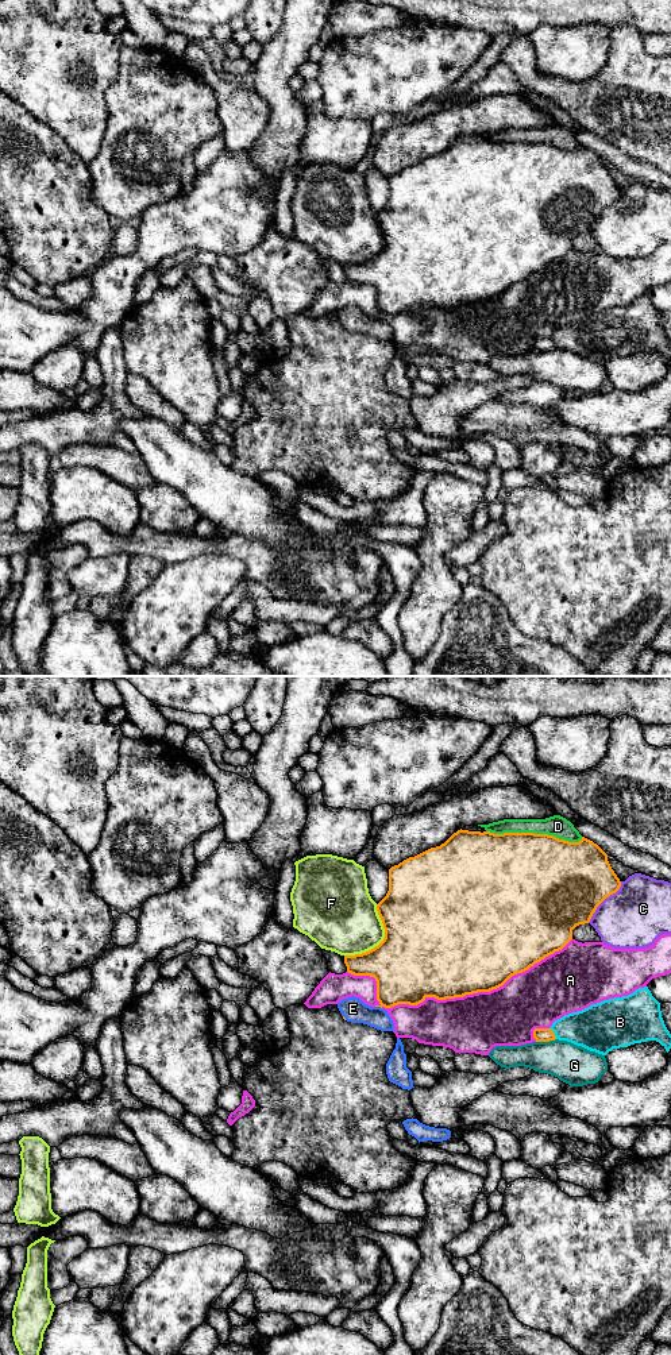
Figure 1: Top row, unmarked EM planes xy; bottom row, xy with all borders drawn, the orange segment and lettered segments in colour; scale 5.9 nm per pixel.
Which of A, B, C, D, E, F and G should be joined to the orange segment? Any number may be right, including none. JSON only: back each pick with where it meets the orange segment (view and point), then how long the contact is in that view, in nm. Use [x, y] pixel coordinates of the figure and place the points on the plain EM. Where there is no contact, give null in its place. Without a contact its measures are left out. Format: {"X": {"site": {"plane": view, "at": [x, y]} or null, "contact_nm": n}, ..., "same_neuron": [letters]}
{"E": {"site": {"plane": "xy", "at": [378, 315]}, "contact_nm": 40}, "same_neuron": ["E"]}

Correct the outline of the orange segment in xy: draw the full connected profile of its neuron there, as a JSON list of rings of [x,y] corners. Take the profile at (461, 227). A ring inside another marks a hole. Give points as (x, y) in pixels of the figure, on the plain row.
[[[460,138],[440,155],[389,178],[389,200],[377,215],[385,238],[383,250],[366,262],[344,265],[348,282],[375,287],[379,313],[370,316],[351,305],[339,310],[338,317],[347,331],[394,341],[387,317],[417,314],[427,306],[446,309],[497,298],[512,285],[562,259],[572,248],[572,239],[589,232],[597,216],[620,196],[608,163],[585,146],[579,151],[568,151],[548,143]]]

